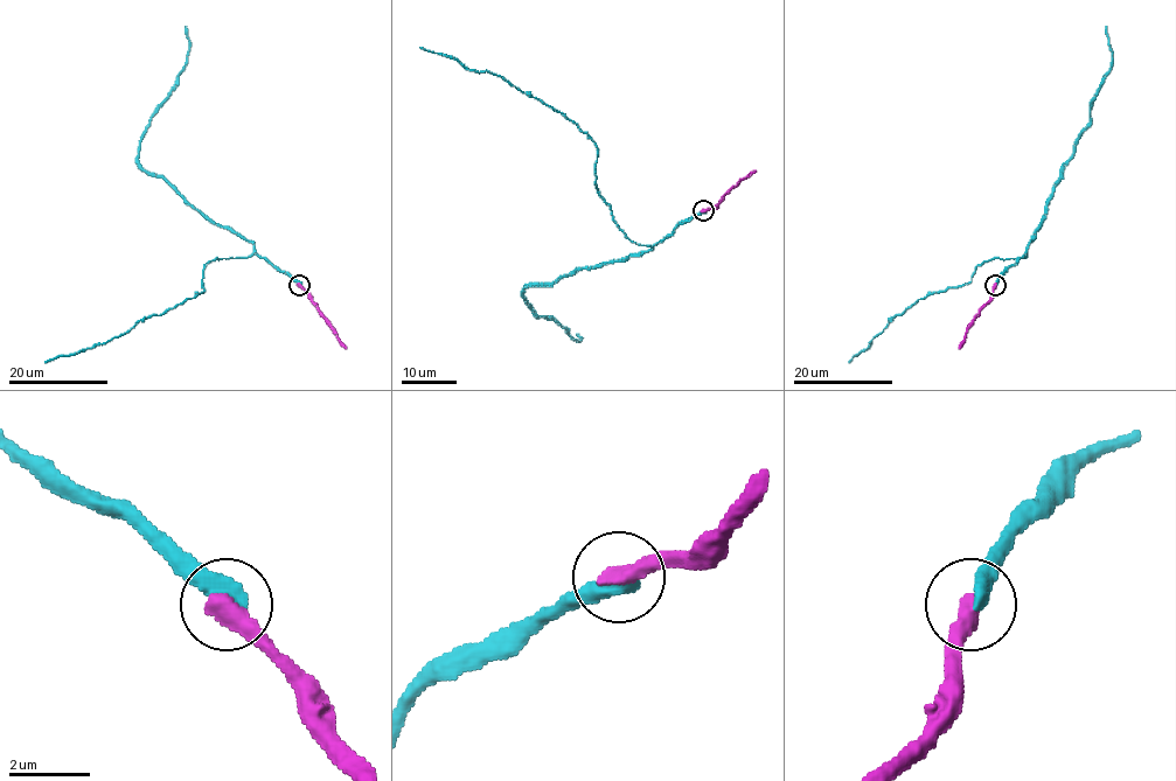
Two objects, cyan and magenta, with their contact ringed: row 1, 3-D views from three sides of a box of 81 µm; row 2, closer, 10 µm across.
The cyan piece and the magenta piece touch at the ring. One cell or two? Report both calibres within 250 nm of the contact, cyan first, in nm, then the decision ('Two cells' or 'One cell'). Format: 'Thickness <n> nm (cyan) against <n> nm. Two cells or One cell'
Thickness 500 nm (cyan) against 550 nm. One cell

